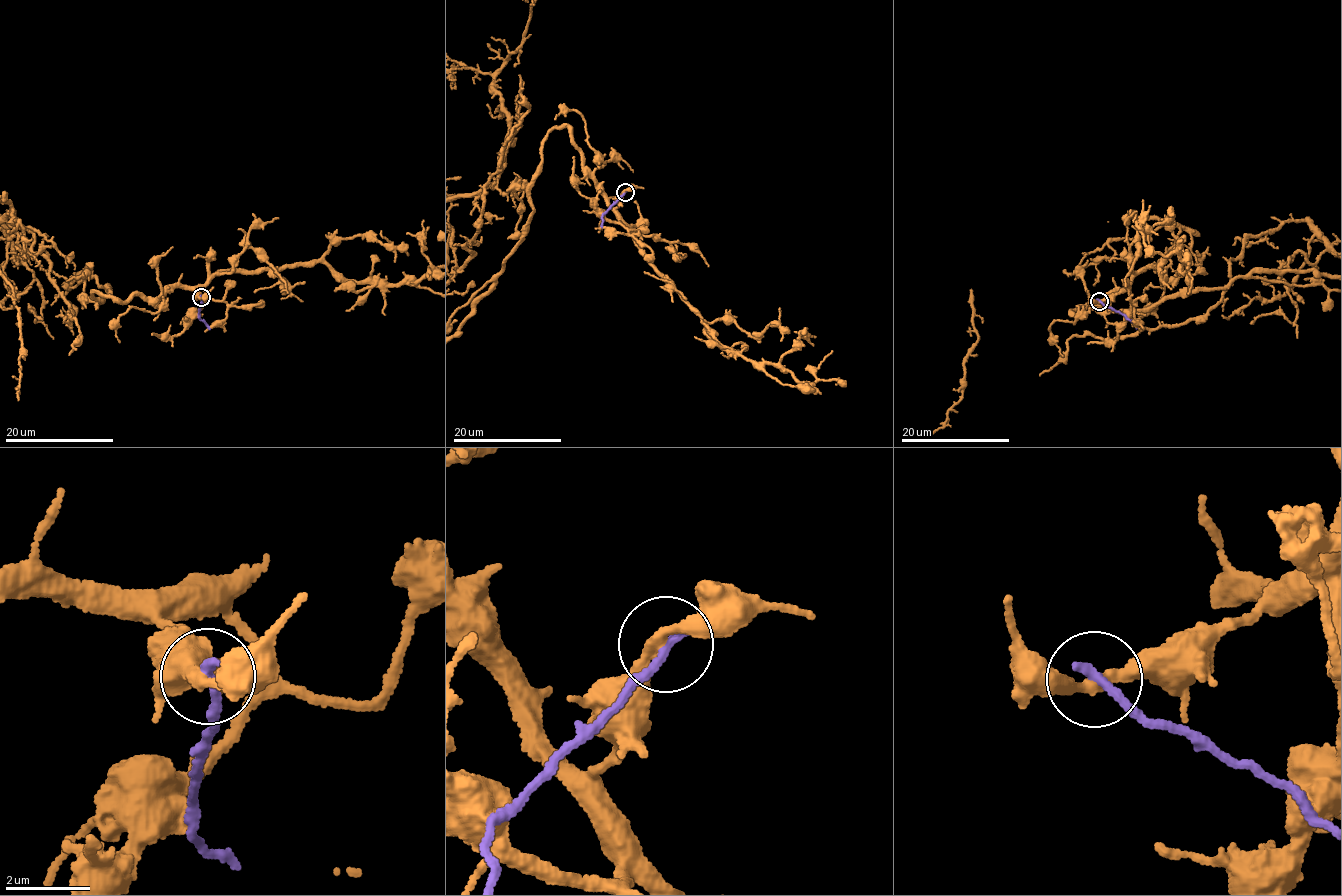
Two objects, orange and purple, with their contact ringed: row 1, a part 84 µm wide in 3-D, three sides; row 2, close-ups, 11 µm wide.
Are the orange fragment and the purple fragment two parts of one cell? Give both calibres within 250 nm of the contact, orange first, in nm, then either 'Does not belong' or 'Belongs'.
Thickness 260 nm (orange) against 240 nm. Does not belong

